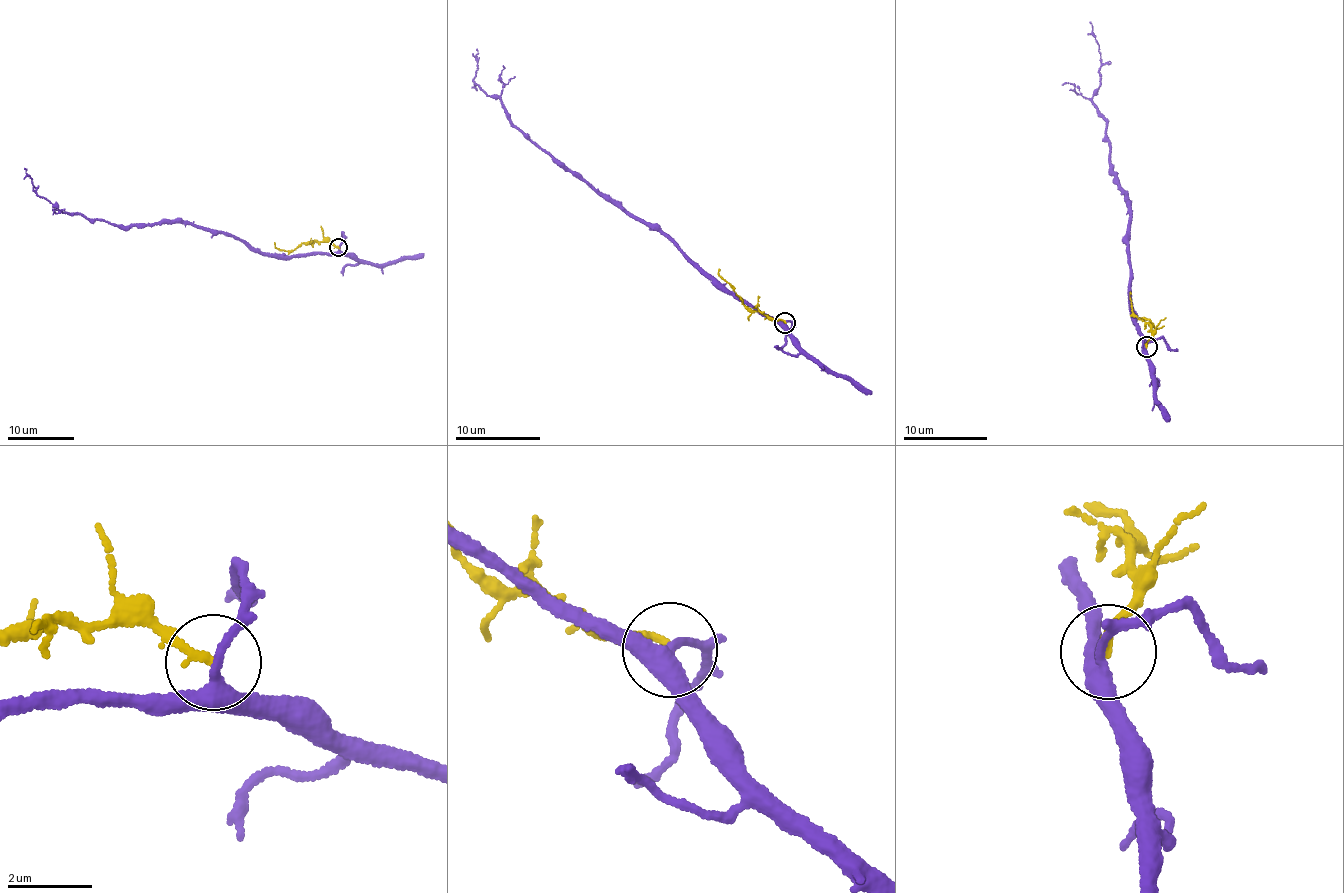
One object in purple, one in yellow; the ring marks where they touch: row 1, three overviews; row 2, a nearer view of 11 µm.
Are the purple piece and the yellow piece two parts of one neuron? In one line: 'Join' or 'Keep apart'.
Keep apart

